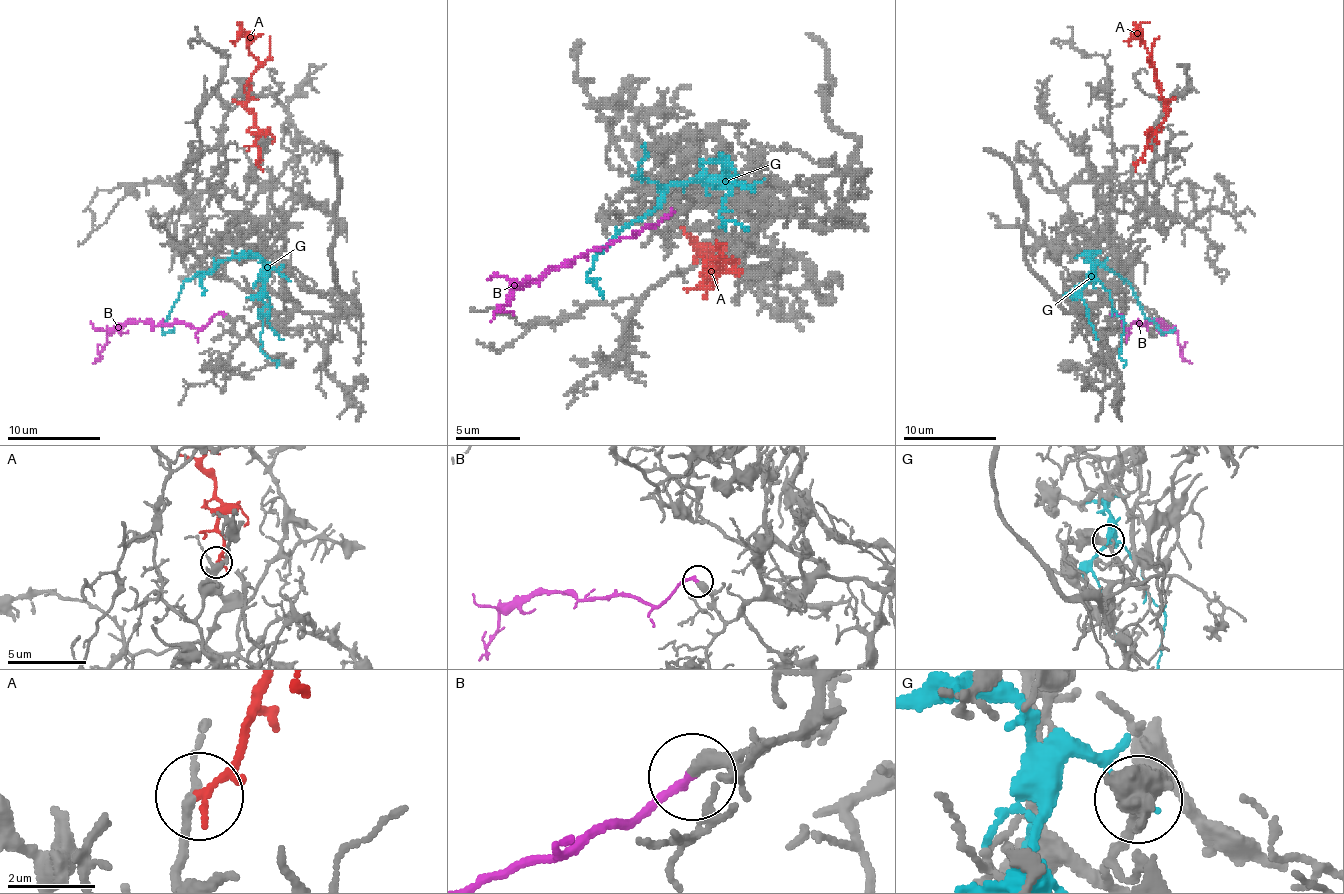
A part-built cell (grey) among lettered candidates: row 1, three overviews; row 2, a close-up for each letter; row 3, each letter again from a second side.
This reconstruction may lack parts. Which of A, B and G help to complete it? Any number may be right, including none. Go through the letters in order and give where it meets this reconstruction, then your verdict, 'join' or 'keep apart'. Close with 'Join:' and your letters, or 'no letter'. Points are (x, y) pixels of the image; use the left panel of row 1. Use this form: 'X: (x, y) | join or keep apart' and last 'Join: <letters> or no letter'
A: (255, 164) | join
B: (224, 314) | join
G: (285, 278) | keep apart
Join: A, B

